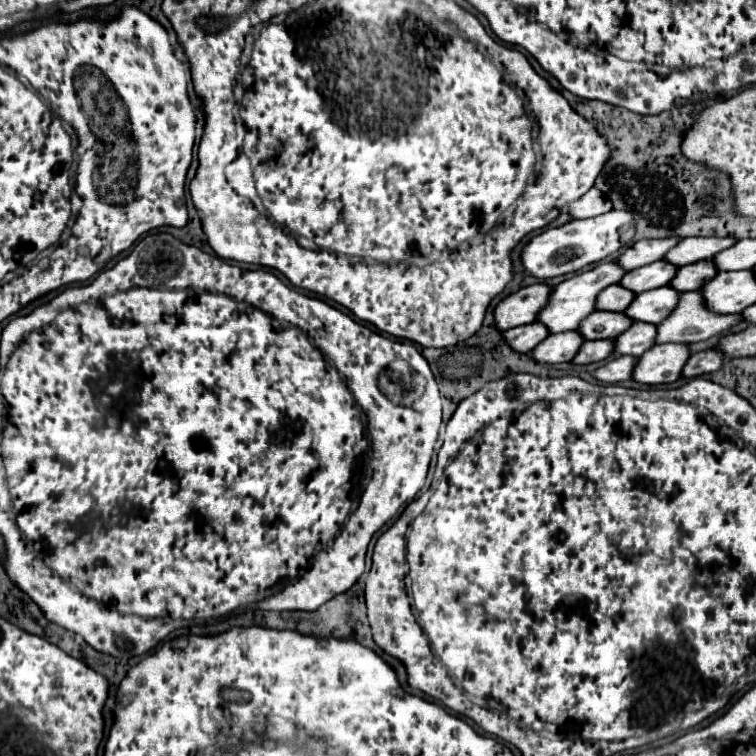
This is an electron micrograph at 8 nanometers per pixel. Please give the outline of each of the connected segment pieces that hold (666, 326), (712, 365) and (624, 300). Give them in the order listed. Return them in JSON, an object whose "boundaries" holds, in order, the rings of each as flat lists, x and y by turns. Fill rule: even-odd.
{"boundaries":[[[686,291,668,319,658,325,656,343,696,343,720,335,744,321,742,315,720,315,704,303,702,291]],[[720,349,700,351,700,353,694,353,694,355,688,359,688,363,684,365,682,375,684,375,684,377,700,377,700,375,718,371,718,369,724,365,724,361,726,361,726,359,722,357]],[[614,283,610,287,606,287,600,293,600,299,596,299,596,309,600,311,626,311,628,305,634,301,634,293,626,291,626,287,622,287,620,283]]]}

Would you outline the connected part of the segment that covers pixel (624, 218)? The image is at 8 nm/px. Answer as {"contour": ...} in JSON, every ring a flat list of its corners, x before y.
{"contour":[[612,209,598,217,590,219,574,219,562,227,548,229,536,235,522,251,524,269,528,275,538,279,552,279,566,273,576,273,590,263,598,263,608,255,616,253,620,247,630,243,636,235,636,219,630,211]]}

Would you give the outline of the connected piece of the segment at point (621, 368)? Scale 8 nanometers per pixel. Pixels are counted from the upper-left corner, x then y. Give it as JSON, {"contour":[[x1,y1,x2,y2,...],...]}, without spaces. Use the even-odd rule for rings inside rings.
{"contour":[[632,355,614,357,606,365,602,365,600,369,596,369,594,371,594,377,598,381,604,381,604,383,620,383,620,381,626,381,626,379,632,377,632,371,636,367,636,361,638,361,638,357,632,357]]}

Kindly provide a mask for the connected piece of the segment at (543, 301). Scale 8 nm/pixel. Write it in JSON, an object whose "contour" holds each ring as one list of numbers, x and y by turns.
{"contour":[[534,283,518,289,516,293,502,299,494,311,496,325,502,331,526,325,538,319,538,313,548,305,548,295,554,287,548,283]]}

